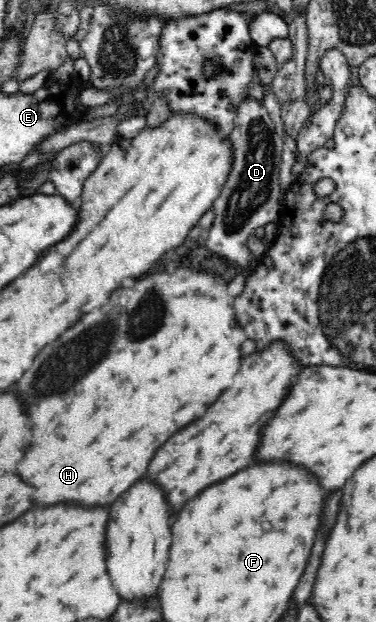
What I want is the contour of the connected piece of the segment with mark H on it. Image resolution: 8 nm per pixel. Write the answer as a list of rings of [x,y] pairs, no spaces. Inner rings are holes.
[[[180,267],[174,273],[158,273],[140,279],[134,287],[130,289],[116,289],[114,295],[110,295],[108,303],[102,305],[100,309],[82,315],[82,319],[70,327],[60,339],[56,339],[50,347],[44,347],[38,357],[34,359],[34,365],[22,375],[22,379],[16,383],[18,397],[22,399],[22,405],[26,407],[26,417],[32,423],[32,437],[30,437],[30,449],[26,449],[24,461],[18,463],[18,473],[26,483],[30,483],[34,491],[34,505],[54,505],[54,503],[78,503],[88,509],[94,509],[98,505],[112,505],[118,495],[122,495],[130,485],[134,485],[146,471],[150,459],[154,457],[156,449],[166,443],[176,431],[184,429],[194,417],[202,417],[206,409],[212,405],[210,401],[216,401],[220,393],[232,385],[236,371],[240,369],[242,355],[240,345],[246,341],[246,335],[242,333],[236,313],[232,311],[232,297],[226,291],[226,285],[220,277],[210,275],[210,273],[198,273],[188,267]]]

